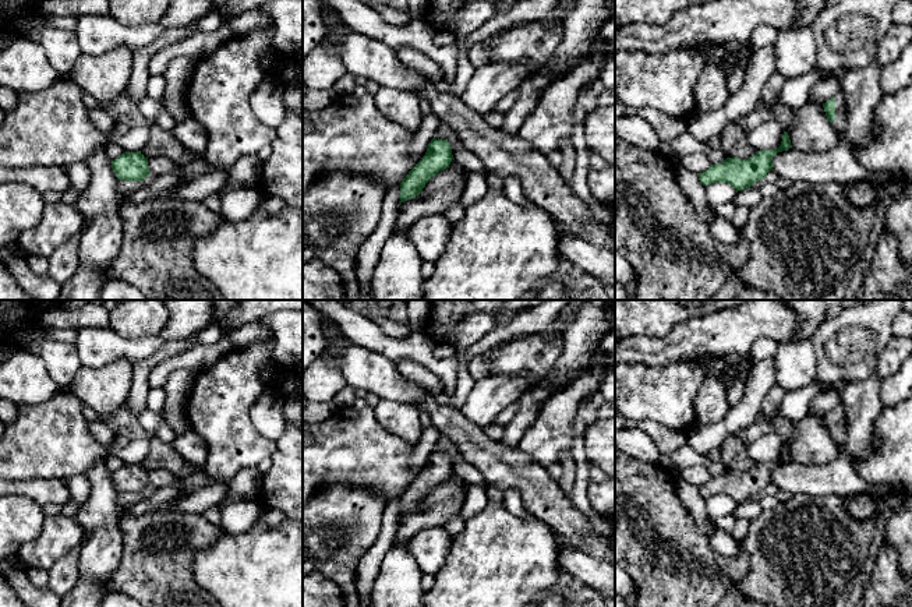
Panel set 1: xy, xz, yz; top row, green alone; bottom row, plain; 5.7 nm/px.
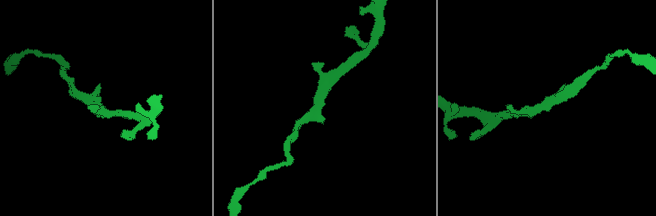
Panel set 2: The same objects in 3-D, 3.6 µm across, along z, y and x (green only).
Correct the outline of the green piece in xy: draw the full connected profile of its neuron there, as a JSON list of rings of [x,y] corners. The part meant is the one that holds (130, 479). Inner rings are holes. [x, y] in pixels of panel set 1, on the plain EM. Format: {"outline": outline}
{"outline": [[[141,463],[124,465],[112,473],[113,486],[119,493],[141,494],[149,488],[148,470]]]}

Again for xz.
{"outline": [[[432,451],[425,467],[400,495],[399,519],[403,514],[417,509],[436,486],[449,480],[452,473],[453,467],[449,454]]]}

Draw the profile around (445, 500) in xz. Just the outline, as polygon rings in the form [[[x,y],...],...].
[[[446,480],[431,490],[417,509],[400,516],[393,544],[407,543],[425,527],[443,525],[462,508],[467,486],[464,480]]]

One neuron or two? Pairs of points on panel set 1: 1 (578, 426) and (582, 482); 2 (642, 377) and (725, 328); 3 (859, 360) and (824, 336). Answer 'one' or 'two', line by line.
1: one
2: two
3: one

